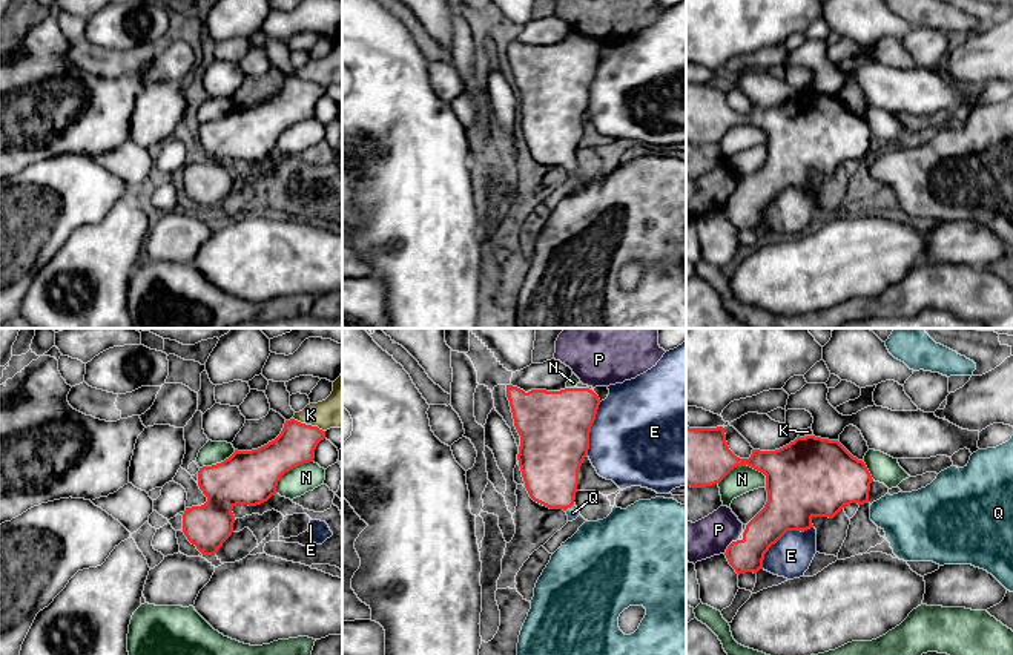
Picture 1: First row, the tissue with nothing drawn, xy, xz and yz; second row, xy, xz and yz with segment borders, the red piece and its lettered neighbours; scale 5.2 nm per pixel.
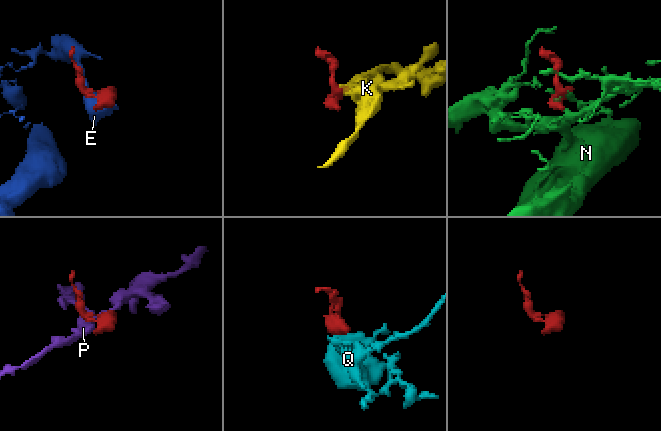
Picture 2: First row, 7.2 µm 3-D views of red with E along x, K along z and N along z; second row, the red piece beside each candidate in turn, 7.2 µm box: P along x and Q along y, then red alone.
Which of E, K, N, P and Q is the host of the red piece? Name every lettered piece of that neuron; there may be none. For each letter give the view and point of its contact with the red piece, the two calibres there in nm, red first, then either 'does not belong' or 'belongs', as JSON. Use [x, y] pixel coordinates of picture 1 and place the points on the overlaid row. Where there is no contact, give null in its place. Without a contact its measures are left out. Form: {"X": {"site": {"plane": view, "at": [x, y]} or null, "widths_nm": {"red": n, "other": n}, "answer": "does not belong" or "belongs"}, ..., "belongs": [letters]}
{"E": {"site": {"plane": "yz", "at": [780, 537]}, "widths_nm": {"red": 300, "other": 220}, "answer": "does not belong"}, "K": {"site": {"plane": "xy", "at": [309, 425]}, "widths_nm": {"red": 200, "other": 190}, "answer": "does not belong"}, "N": {"site": {"plane": "yz", "at": [742, 465]}, "widths_nm": {"red": 320, "other": 140}, "answer": "does not belong"}, "P": {"site": {"plane": "yz", "at": [729, 545]}, "widths_nm": {"red": 180, "other": 200}, "answer": "does not belong"}, "Q": {"site": {"plane": "xz", "at": [570, 506]}, "widths_nm": {"red": 320, "other": 70}, "answer": "belongs"}, "belongs": ["Q"]}

